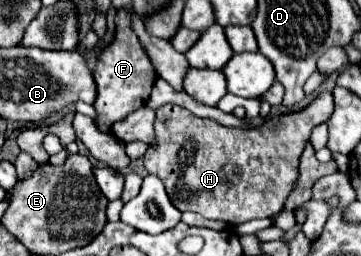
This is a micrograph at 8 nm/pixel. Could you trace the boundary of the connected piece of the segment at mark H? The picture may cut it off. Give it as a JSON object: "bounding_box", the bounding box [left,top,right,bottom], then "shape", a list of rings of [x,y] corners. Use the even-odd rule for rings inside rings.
{"bounding_box":[143,91,333,225],"shape":[[[323,91],[309,107],[281,115],[257,129],[231,129],[201,119],[187,109],[167,103],[157,109],[157,147],[149,147],[143,165],[157,175],[179,211],[193,211],[205,219],[239,225],[251,219],[275,217],[299,179],[299,157],[313,127],[327,123],[333,113],[333,95]]]}

